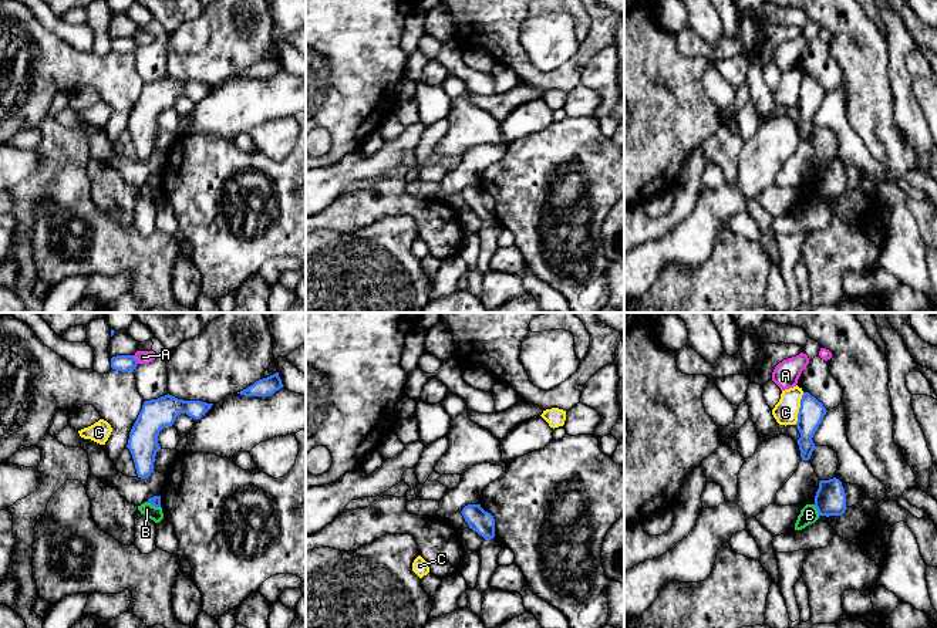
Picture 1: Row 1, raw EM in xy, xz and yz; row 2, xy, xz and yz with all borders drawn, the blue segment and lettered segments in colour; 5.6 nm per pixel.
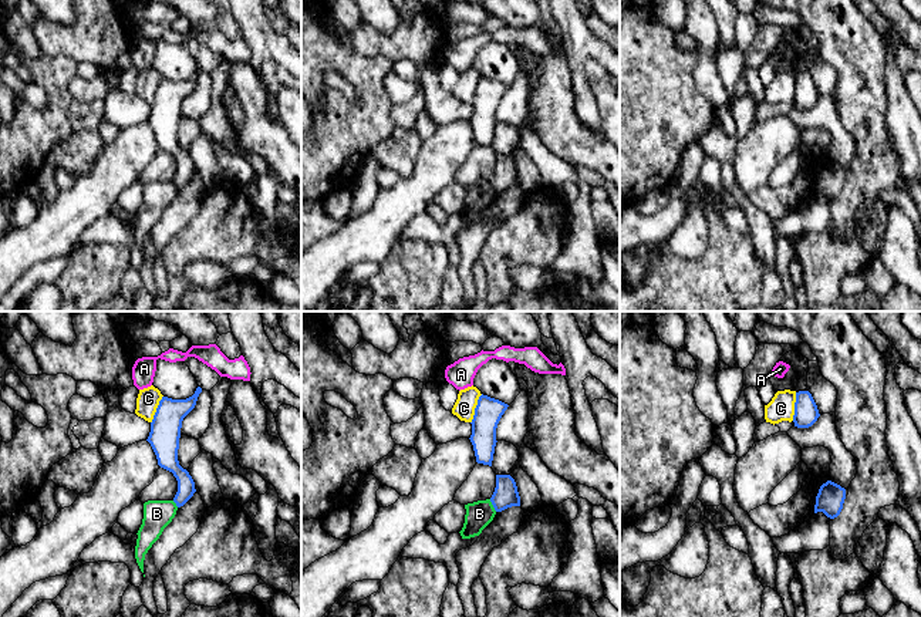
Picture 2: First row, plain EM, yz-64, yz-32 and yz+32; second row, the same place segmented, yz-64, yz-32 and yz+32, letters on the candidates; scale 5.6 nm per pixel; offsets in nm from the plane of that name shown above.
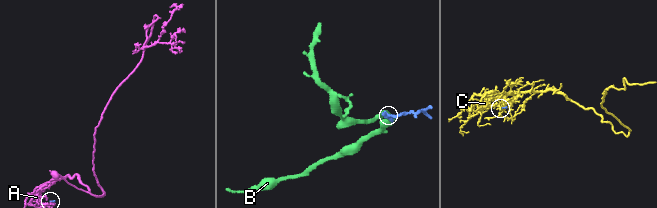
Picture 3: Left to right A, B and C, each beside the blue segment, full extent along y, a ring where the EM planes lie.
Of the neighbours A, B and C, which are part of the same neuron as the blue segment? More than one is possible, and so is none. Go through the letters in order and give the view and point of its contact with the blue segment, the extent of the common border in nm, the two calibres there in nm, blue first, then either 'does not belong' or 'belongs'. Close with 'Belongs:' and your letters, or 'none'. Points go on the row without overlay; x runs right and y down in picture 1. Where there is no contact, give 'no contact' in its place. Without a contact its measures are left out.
A: meets blue in xy at (135, 41); contact 60 nm long; 100 nm thick on the blue side, 80 nm on the other; does not belong
B: meets blue in yz at (816, 191); contact 70 nm long; 180 nm thick on the blue side, 100 nm on the other; does not belong
C: meets blue in yz at (799, 90); contact 190 nm long; 140 nm thick on the blue side, 140 nm on the other; does not belong
Belongs: none

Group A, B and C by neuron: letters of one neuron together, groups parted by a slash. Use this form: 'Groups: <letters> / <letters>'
Groups: A / B / C

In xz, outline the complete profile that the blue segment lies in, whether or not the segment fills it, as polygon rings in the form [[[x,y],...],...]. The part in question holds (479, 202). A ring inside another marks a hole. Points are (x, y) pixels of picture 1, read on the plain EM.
[[[468,186],[461,195],[469,210],[476,213],[485,222],[495,219],[495,200],[491,195],[485,193],[481,186]]]

